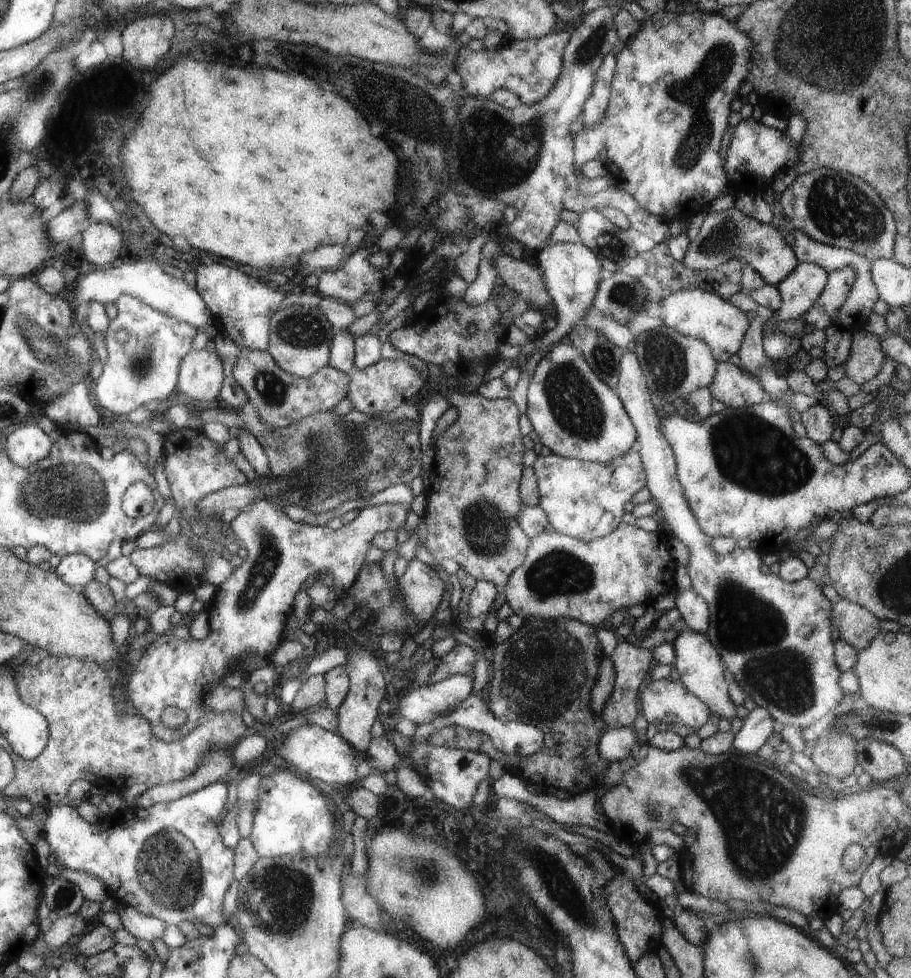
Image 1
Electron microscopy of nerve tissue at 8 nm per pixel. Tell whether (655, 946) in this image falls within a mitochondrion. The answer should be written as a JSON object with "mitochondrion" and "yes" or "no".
{"mitochondrion":"no"}

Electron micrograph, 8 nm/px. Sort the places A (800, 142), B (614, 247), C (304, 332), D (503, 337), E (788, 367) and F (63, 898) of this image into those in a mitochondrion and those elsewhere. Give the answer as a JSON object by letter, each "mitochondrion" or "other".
{"A":"other","B":"mitochondrion","C":"mitochondrion","D":"other","E":"other","F":"mitochondrion"}

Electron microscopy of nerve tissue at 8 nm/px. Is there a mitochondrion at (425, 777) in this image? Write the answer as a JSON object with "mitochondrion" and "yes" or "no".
{"mitochondrion":"no"}

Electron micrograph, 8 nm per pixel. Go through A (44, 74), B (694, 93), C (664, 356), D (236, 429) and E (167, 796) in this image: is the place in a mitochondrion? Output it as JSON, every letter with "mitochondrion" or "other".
{"A":"mitochondrion","B":"mitochondrion","C":"mitochondrion","D":"other","E":"other"}

